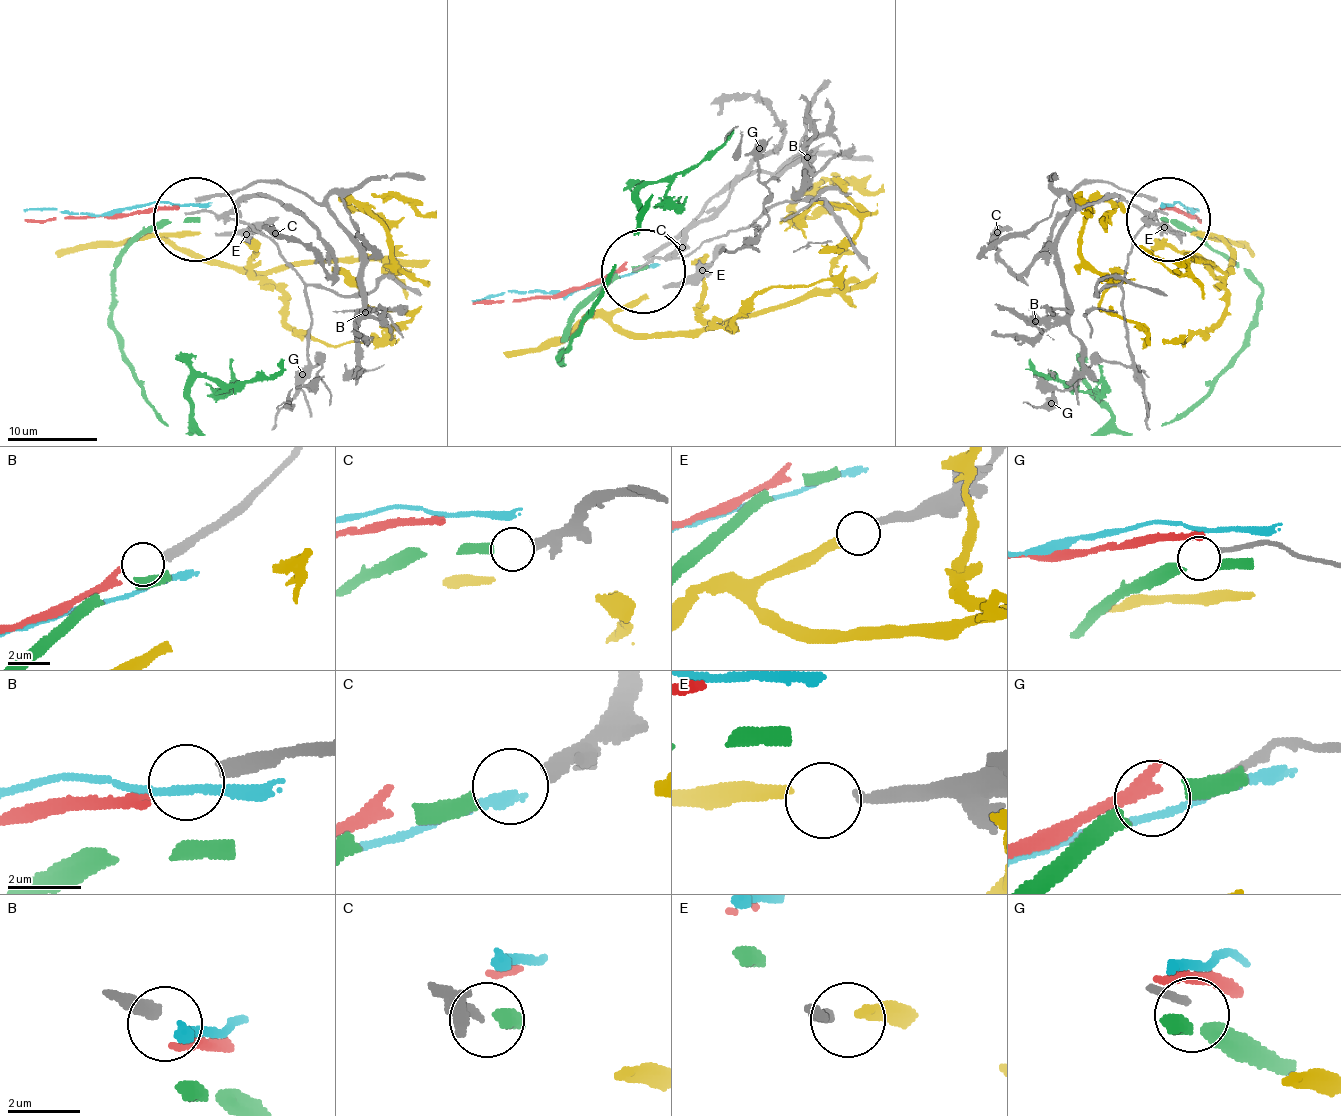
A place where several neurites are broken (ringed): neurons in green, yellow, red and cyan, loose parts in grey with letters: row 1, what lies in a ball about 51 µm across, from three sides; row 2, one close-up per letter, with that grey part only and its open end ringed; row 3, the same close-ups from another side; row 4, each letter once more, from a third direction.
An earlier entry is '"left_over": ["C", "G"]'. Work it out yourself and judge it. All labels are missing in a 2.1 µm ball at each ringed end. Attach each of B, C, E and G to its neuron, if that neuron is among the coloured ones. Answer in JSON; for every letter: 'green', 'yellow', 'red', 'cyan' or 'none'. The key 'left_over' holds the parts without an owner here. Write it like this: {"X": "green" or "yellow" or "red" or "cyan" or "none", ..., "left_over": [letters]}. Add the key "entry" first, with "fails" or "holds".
{"entry": "fails", "B": "none", "C": "green", "E": "yellow", "G": "none", "left_over": ["B", "G"]}

